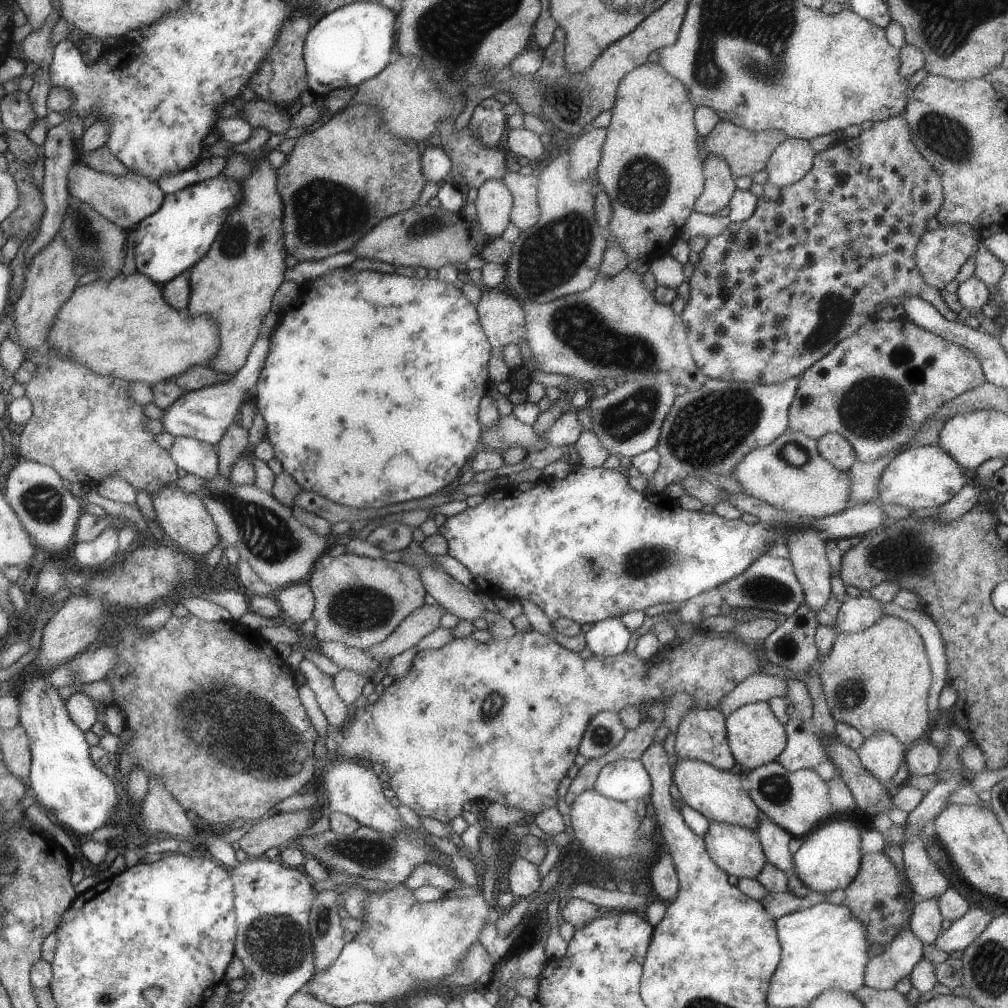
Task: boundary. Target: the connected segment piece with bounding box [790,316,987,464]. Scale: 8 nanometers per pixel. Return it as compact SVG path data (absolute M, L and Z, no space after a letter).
M905 316L890 321L877 318L864 324L852 336L841 340L826 356L823 356L816 364L812 364L807 371L803 372L799 388L796 390L795 398L790 408L790 426L796 432L803 432L806 436L812 437L817 441L824 434L840 433L840 436L844 436L850 442L852 448L855 449L857 460L864 462L864 464L870 464L871 462L876 462L882 456L888 456L892 450L896 450L900 446L910 444L911 447L918 447L919 445L916 442L912 442L912 440L918 434L920 424L924 424L926 420L930 420L940 410L940 407L949 400L955 399L957 396L962 395L963 392L971 391L973 388L984 384L986 377L986 373L983 371L983 365L980 364L979 357L976 356L975 352L972 352L972 349L964 348L964 345L954 344L952 341L948 341L926 328L920 328L919 325L914 324L912 320L908 320Z

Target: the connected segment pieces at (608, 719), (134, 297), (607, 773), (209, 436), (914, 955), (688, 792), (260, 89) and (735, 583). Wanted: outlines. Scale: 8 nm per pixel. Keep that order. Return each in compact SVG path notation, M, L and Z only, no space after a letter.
M598 712L588 724L580 754L592 760L600 758L622 742L627 733L624 724L616 712Z
M122 272L112 280L101 278L92 284L78 287L75 295L60 310L56 326L45 347L60 350L64 358L86 364L98 374L152 387L158 382L188 372L190 366L210 367L212 358L220 350L220 330L216 320L208 314L182 316L179 310L168 304L163 290L158 290L155 281L148 276L138 272L126 276Z
M618 759L604 765L593 788L602 796L635 803L651 794L651 774L640 759Z
M262 334L260 340L256 340L248 355L247 363L228 382L218 382L214 386L206 386L194 391L186 391L182 398L178 398L170 408L164 410L163 416L159 419L164 426L163 432L168 432L174 437L188 436L208 444L217 445L228 432L230 424L240 417L241 407L244 402L244 395L251 390L258 382L259 374L264 368L268 348L270 348L271 334Z
M910 927L900 930L884 952L868 960L864 985L883 991L893 989L902 978L909 976L916 963L924 957L925 945Z
M678 758L673 771L673 782L680 791L681 800L690 808L698 810L711 823L726 822L726 824L733 823L736 826L756 829L760 822L761 810L756 806L755 800L752 800L744 778L738 774L720 770L700 760L692 760L692 758L680 760Z
M307 14L296 16L294 20L286 20L270 54L260 62L260 68L252 74L252 79L248 80L248 85L256 94L256 98L284 108L294 100L298 100L300 94L309 88L303 50L311 28L312 20Z
M764 553L756 558L742 574L734 576L728 582L722 582L716 586L722 596L722 600L731 608L755 608L756 610L774 610L787 617L794 614L805 600L804 589L794 572L794 565L789 558L780 558Z

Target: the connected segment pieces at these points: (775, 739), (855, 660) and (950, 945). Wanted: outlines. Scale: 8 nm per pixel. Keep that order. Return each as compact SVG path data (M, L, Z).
M767 701L741 706L728 717L727 723L732 752L736 755L738 764L742 764L744 768L755 769L762 764L776 761L787 746L786 726L772 712Z
M883 615L862 632L839 631L830 651L817 658L816 664L823 695L836 721L853 726L865 738L875 732L889 732L909 745L926 734L930 726L926 698L932 686L932 672L924 640L914 625L900 617Z
M972 908L955 920L948 930L943 930L933 944L949 954L955 950L966 950L992 920L994 916L990 912L984 914L980 908Z

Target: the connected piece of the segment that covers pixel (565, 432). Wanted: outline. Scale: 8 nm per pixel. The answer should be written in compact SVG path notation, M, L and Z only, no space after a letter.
M570 407L540 438L550 446L574 445L584 430L578 420L579 411Z

